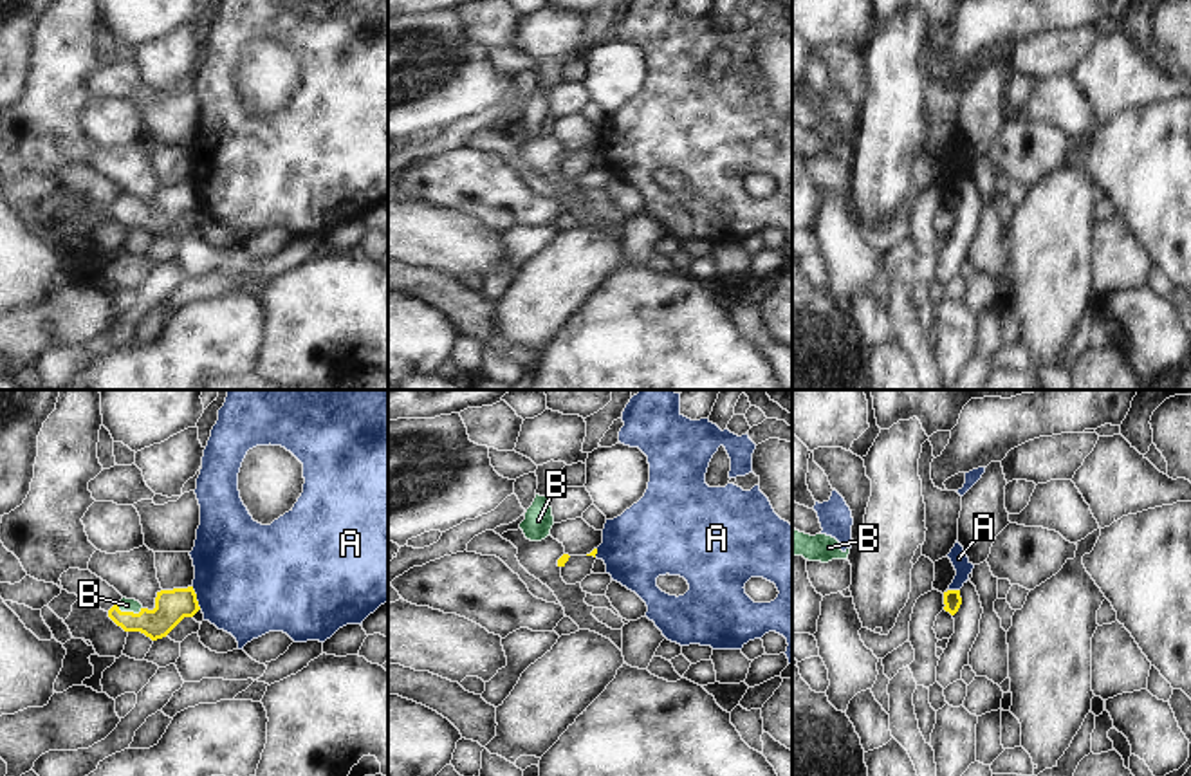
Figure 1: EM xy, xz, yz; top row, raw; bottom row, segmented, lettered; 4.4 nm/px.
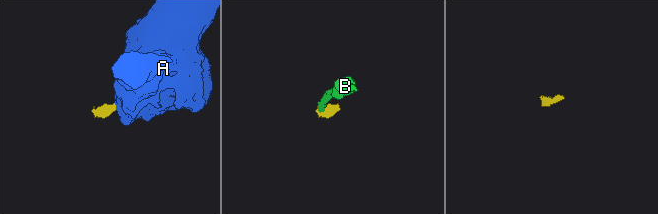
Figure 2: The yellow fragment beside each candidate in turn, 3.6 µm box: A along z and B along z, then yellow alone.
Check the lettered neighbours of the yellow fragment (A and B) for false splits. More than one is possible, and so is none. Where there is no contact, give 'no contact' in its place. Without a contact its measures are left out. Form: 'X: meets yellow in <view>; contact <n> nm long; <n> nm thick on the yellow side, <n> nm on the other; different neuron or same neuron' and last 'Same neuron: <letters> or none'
A: meets yellow in xy; contact 110 nm long; 150 nm thick on the yellow side, 480 nm on the other; different neuron
B: meets yellow in xy; contact 120 nm long; 150 nm thick on the yellow side, 60 nm on the other; same neuron
Same neuron: B

